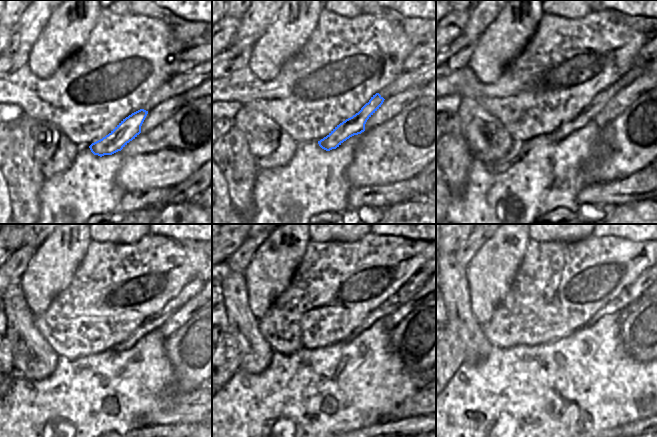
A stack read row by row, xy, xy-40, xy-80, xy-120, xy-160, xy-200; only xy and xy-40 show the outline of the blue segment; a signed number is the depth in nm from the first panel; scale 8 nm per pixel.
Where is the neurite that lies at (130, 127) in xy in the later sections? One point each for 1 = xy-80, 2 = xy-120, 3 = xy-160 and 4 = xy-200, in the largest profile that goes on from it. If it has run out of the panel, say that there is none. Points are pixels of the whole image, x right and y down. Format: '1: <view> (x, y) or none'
1: xy-80 (601, 99)
2: xy-120 (190, 290)
3: xy-160 (415, 284)
4: xy-200 (630, 293)

